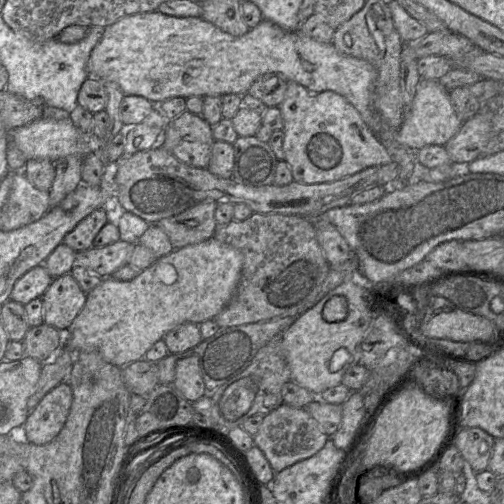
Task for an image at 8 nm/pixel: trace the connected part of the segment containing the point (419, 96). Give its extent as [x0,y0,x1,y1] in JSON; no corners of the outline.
[395,79,463,152]

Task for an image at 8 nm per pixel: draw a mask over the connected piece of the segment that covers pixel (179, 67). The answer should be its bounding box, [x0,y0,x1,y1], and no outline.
[87,11,382,136]

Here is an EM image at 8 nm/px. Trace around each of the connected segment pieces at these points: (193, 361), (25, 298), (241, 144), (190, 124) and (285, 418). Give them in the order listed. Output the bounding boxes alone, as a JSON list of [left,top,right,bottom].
[[173,356,208,403],[10,265,53,305],[232,136,278,187],[159,109,215,168],[254,404,329,473]]

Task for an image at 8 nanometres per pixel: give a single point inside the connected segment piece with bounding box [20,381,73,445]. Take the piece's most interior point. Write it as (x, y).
(44, 422)

